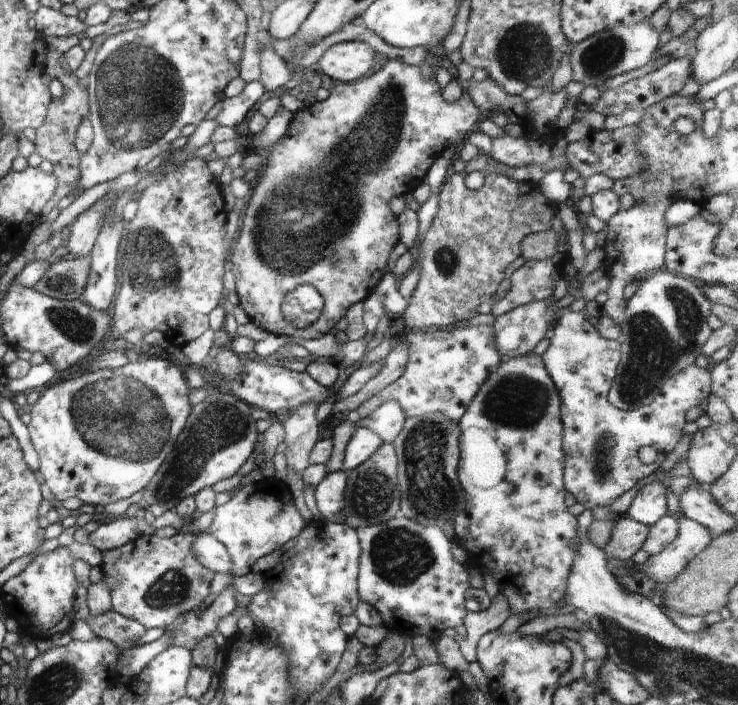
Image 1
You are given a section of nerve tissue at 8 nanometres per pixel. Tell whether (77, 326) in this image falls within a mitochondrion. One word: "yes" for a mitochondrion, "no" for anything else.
yes

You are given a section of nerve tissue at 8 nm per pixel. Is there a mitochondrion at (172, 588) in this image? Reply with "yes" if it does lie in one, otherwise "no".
yes

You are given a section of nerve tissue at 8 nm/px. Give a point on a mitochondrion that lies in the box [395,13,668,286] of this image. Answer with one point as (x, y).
(525, 52)

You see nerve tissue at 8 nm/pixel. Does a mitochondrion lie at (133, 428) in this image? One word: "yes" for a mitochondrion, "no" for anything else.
yes

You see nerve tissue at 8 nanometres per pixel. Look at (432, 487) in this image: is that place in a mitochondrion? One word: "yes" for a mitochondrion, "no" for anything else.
yes

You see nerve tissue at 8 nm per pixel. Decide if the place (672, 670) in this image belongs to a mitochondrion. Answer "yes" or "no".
yes

